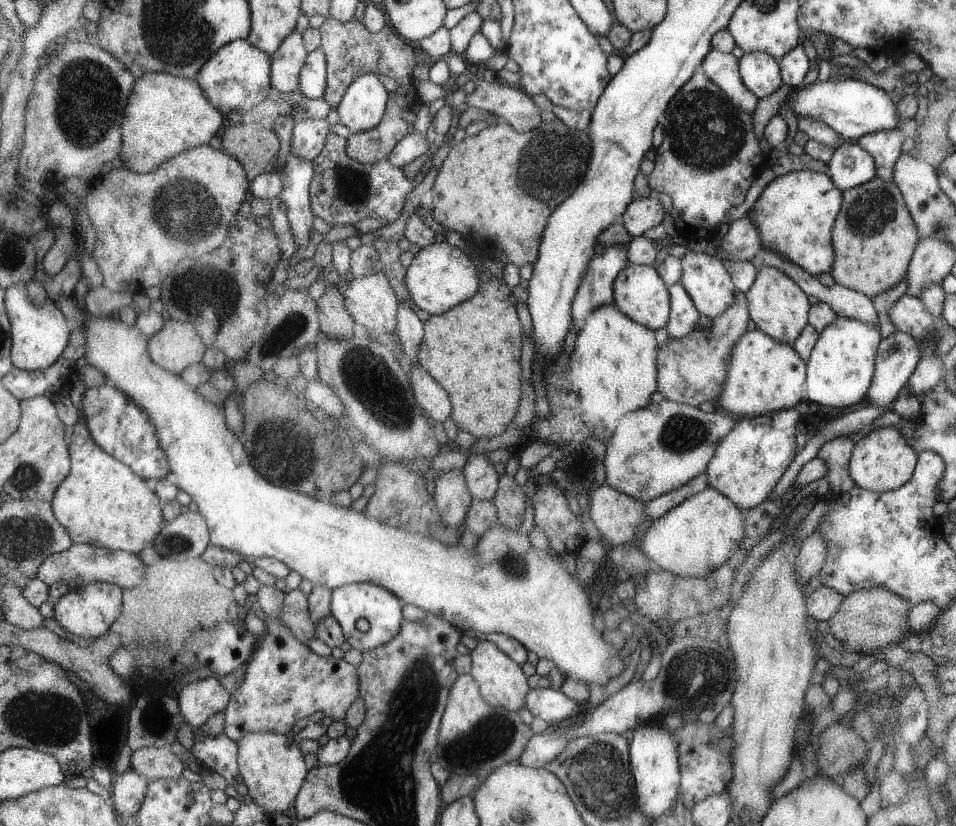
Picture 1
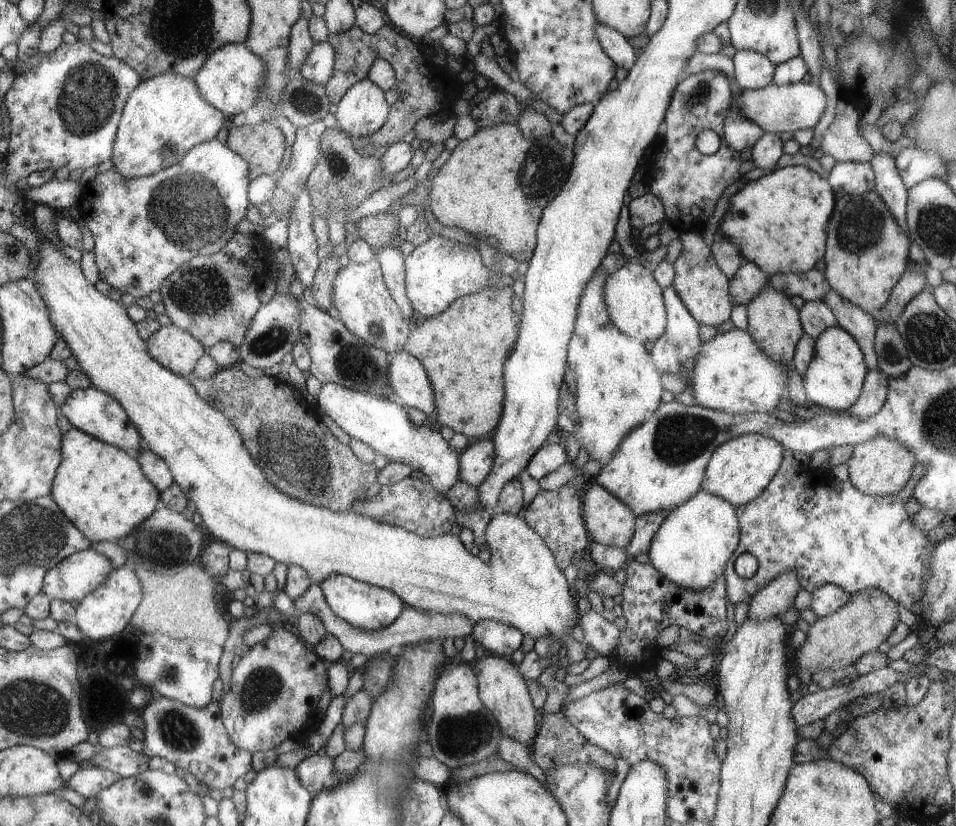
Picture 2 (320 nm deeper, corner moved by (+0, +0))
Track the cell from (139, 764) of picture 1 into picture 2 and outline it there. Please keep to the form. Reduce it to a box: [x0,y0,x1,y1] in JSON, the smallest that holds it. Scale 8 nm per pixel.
[89,746,149,778]

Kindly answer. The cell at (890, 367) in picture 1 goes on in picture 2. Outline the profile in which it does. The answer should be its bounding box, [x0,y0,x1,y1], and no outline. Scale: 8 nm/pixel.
[847,370,886,419]

